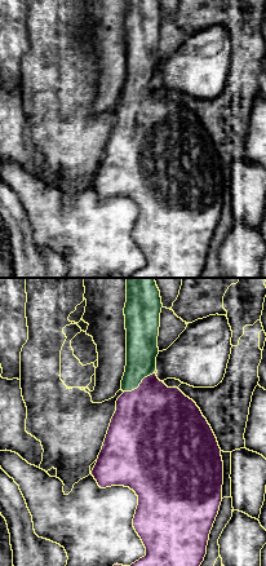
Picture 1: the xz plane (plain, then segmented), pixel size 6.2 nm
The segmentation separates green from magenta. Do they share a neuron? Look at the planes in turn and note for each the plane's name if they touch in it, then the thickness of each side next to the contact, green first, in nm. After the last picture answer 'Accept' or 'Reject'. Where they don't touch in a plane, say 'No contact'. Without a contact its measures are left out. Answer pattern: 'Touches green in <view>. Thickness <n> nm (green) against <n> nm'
Touches green in xz. Thickness 190 nm (green) against 460 nm

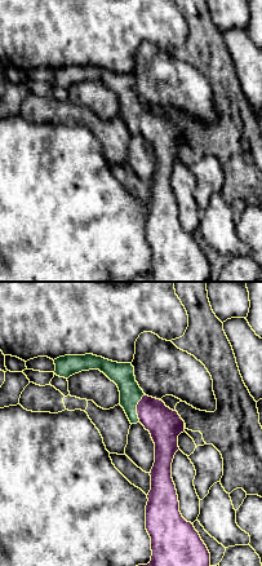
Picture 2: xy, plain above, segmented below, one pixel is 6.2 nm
Touches green in xy. Thickness 140 nm (green) against 200 nm

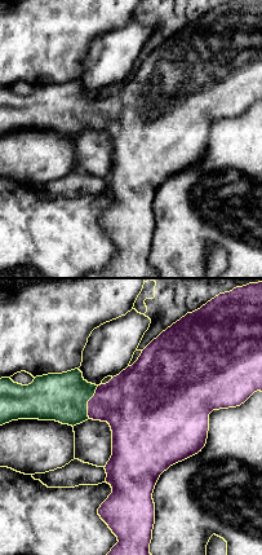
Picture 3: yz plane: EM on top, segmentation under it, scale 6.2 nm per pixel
Touches green in yz. Thickness 300 nm (green) against 360 nm

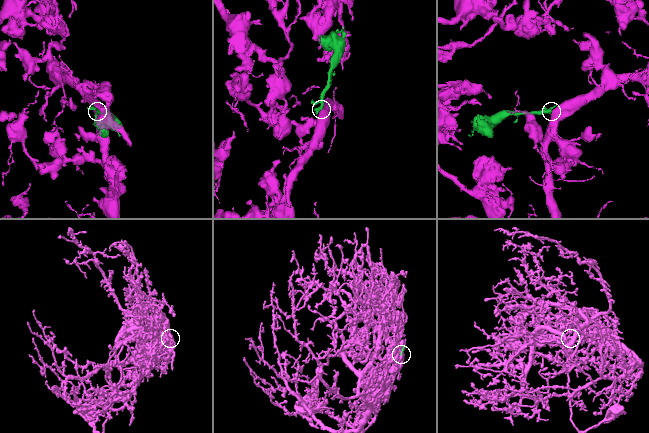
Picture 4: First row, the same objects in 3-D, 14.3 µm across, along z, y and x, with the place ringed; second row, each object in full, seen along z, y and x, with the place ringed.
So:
Accept

